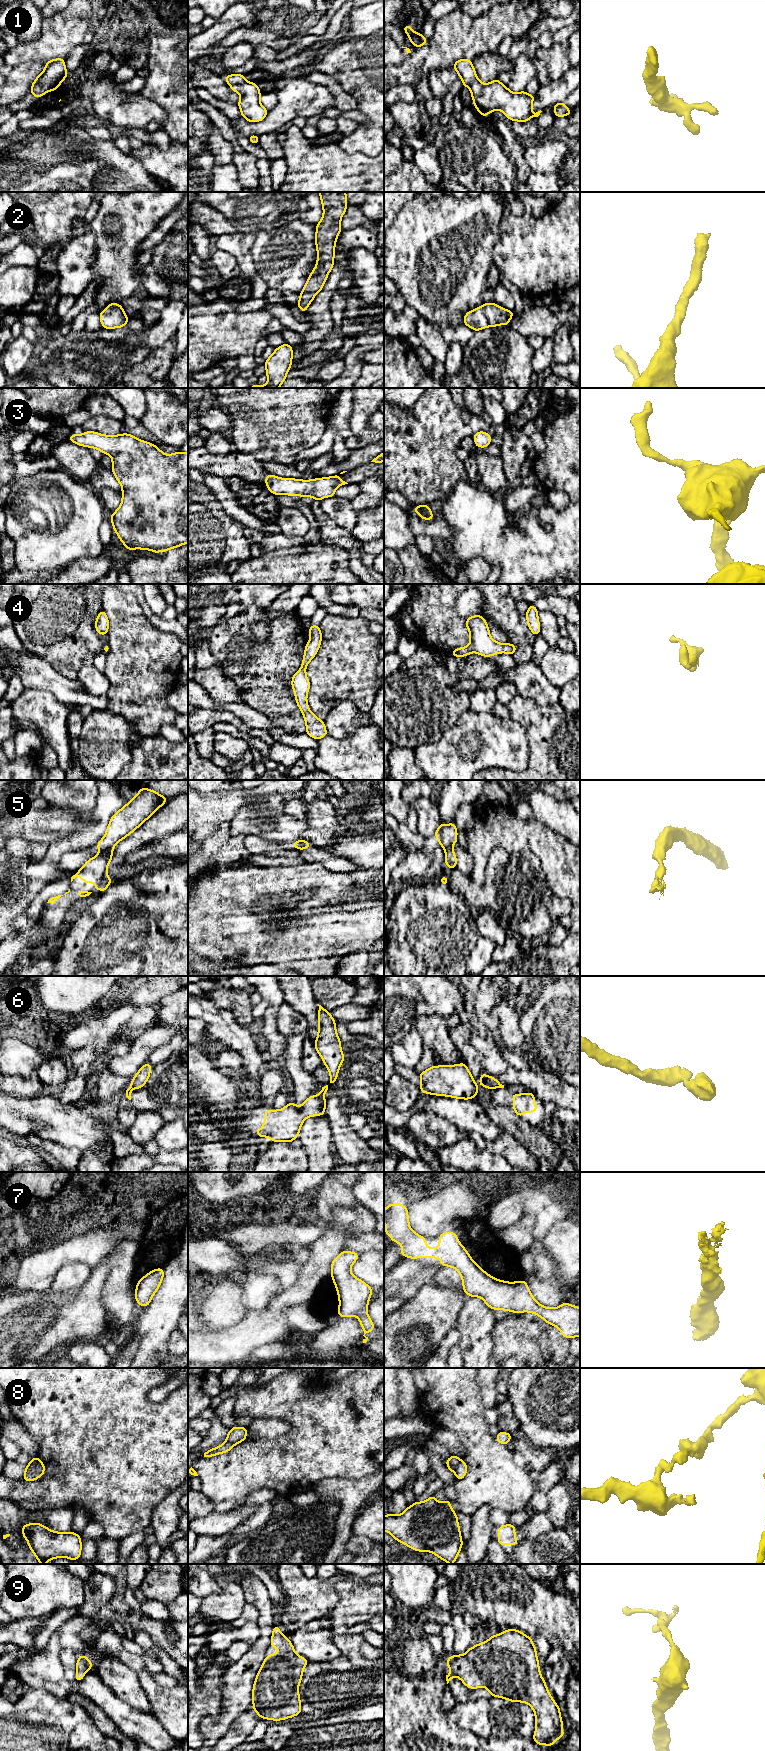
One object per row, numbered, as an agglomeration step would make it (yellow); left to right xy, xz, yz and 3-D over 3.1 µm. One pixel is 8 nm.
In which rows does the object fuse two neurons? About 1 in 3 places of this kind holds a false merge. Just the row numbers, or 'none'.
5, 6, 8

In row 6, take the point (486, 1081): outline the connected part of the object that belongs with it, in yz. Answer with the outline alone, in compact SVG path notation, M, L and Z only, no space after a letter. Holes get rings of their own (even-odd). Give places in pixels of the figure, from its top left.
M481 1073L481 1075L480 1075L480 1084L483 1087L486 1087L486 1088L489 1088L489 1089L492 1089L492 1090L494 1088L504 1087L504 1085L499 1083L496 1078L488 1076L488 1075L484 1074L484 1073Z

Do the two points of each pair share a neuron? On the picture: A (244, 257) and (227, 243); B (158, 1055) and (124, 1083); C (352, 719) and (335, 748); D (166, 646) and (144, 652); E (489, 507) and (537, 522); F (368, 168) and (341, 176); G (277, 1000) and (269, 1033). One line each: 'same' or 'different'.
A: same
B: different
C: different
D: same
E: same
F: same
G: same

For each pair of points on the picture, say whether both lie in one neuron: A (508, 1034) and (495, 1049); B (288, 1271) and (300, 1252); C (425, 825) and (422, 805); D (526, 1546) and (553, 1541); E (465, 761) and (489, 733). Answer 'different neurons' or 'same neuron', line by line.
A: different neurons
B: same neuron
C: same neuron
D: same neuron
E: same neuron

